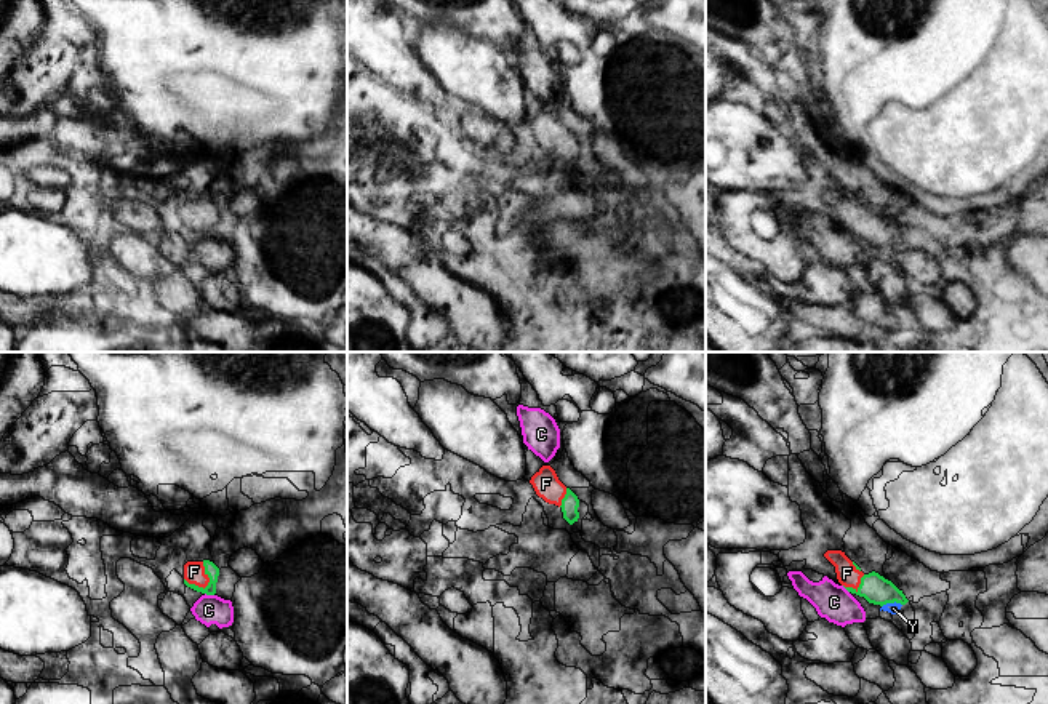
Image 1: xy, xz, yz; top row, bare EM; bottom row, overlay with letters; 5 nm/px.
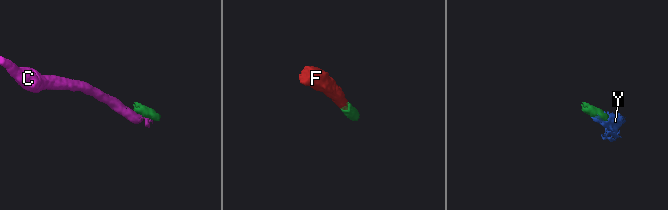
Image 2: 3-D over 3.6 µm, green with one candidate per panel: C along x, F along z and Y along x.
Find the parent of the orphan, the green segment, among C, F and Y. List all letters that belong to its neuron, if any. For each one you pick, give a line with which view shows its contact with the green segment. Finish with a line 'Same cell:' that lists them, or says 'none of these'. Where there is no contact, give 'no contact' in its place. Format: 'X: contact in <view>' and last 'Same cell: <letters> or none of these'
F: contact in xy
Y: contact in yz
Same cell: F, Y

